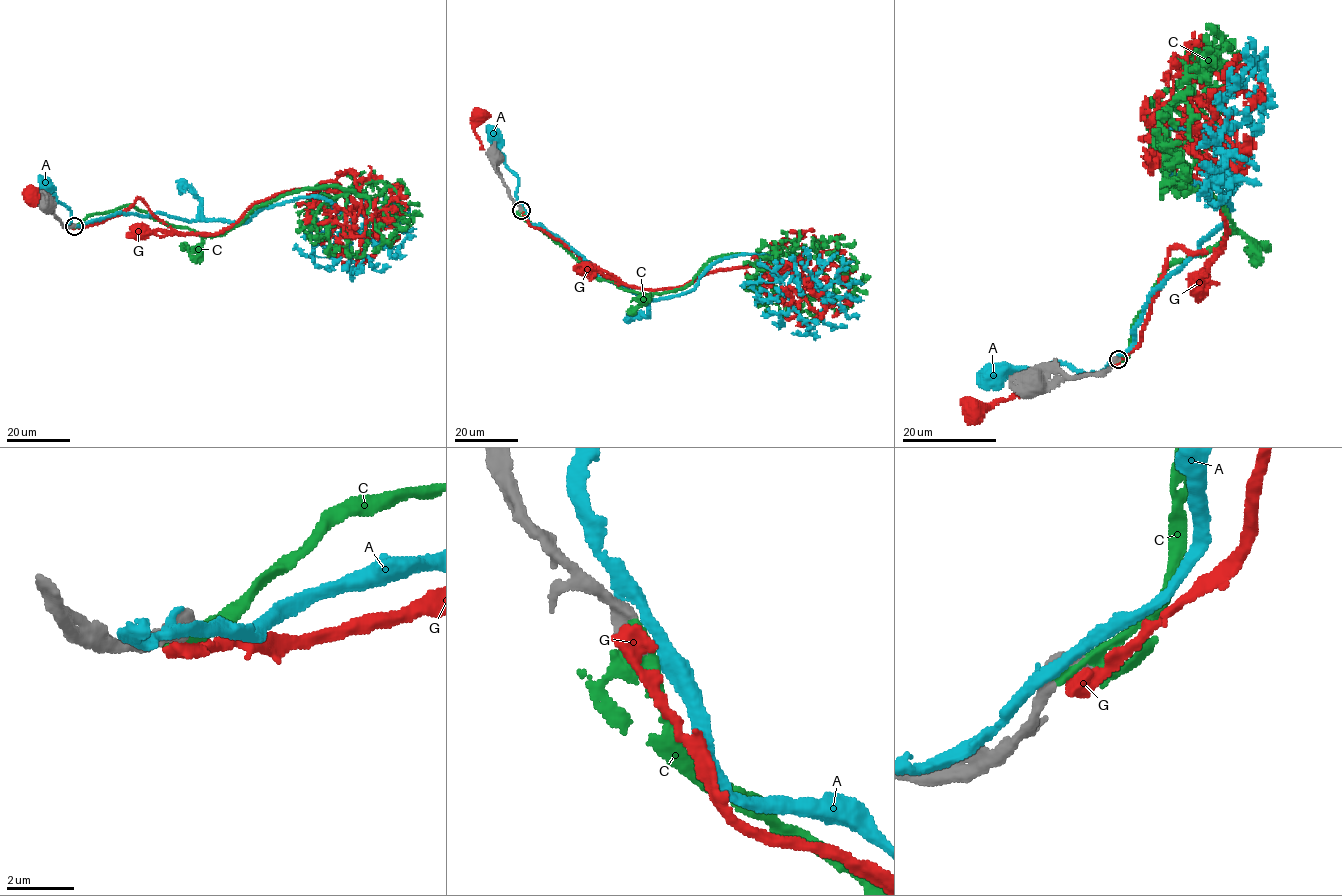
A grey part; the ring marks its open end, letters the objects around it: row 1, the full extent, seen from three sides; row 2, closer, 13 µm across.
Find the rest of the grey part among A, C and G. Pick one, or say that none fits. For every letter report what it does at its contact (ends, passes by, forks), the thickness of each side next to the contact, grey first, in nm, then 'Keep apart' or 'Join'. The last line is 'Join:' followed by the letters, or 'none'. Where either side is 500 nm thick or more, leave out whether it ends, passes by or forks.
A: It forks there. Thickness 480 nm (grey) against 280 nm. Keep apart
C: Thickness 750 nm (grey) against 340 nm. Join
G: Thickness 650 nm (grey) against 600 nm. Keep apart
Join: C

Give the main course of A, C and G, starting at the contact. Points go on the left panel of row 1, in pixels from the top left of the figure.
A: (74, 226), (69, 227), (68, 208), (58, 203), (42, 184)
C: (74, 227), (131, 205), (215, 235), (288, 193), (370, 198), (384, 183), (351, 192)
G: (73, 227), (26, 197), (29, 194)

